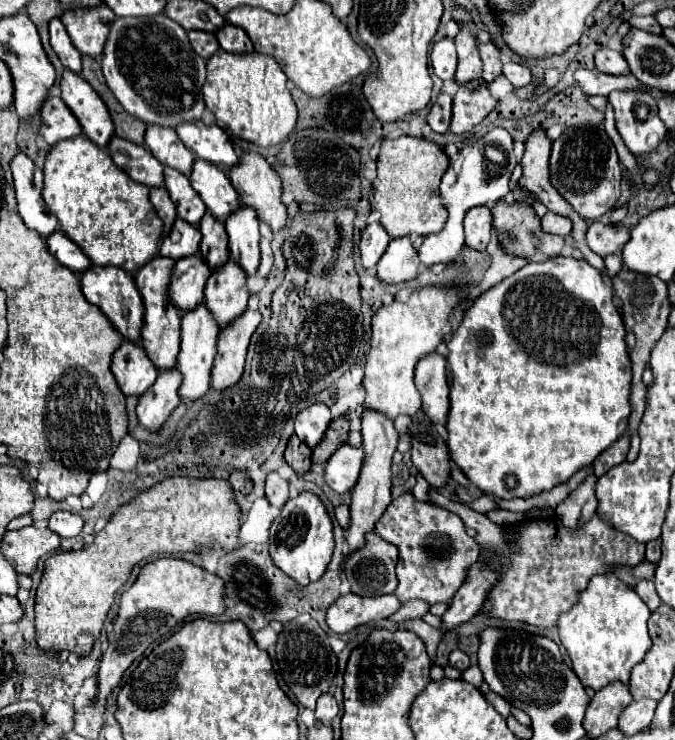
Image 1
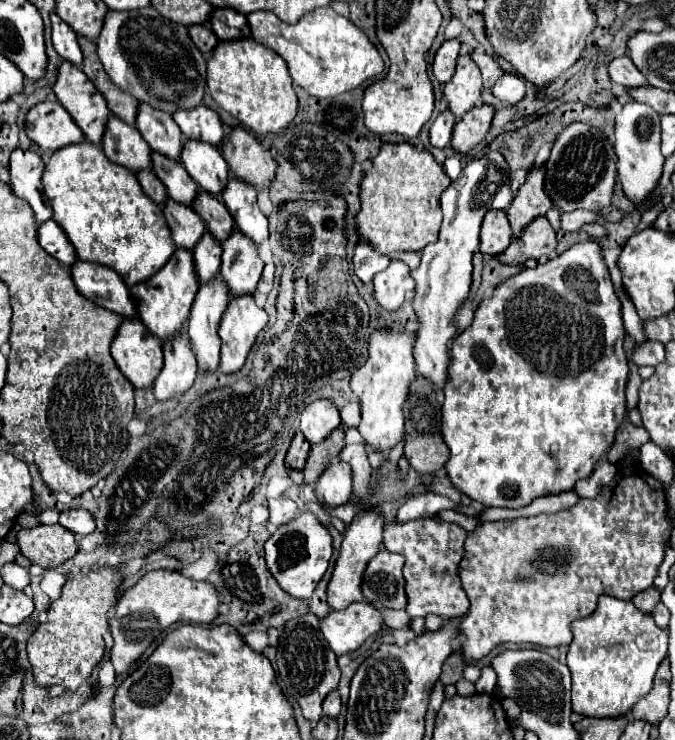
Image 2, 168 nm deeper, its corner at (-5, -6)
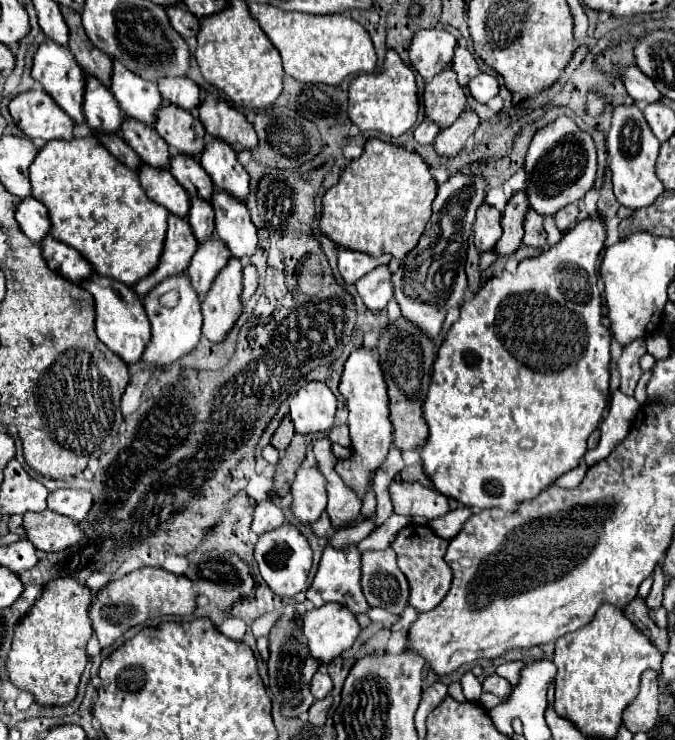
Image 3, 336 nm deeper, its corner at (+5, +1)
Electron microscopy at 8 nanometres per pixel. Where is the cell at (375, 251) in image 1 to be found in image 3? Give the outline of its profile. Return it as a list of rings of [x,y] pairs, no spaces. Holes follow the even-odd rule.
[[[342,248],[338,254],[338,272],[346,284],[354,284],[356,280],[360,280],[368,272],[372,272],[378,264],[384,264],[388,260],[390,260],[388,256],[372,258],[372,256],[366,256],[362,252],[350,252],[350,250]]]

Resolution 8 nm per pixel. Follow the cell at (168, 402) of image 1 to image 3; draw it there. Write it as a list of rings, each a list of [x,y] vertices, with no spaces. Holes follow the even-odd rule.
[[[180,272],[176,276],[170,276],[168,280],[162,280],[156,284],[146,296],[144,296],[144,308],[148,312],[148,318],[152,322],[152,336],[150,342],[144,348],[144,358],[152,364],[166,366],[176,360],[180,360],[186,352],[194,350],[198,340],[200,340],[200,328],[202,328],[202,312],[200,312],[200,296],[190,284],[188,272]],[[168,290],[180,290],[180,300],[174,306],[166,306],[160,302],[160,296],[166,294]]]

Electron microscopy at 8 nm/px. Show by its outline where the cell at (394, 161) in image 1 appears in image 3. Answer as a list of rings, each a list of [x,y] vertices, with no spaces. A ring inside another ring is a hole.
[[[368,138],[364,154],[352,160],[342,170],[338,182],[322,196],[318,230],[346,250],[364,252],[374,258],[390,254],[402,260],[418,244],[432,216],[434,198],[436,180],[420,154]]]

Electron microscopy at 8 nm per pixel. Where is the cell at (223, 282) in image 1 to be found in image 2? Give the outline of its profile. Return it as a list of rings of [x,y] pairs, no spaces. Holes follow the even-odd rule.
[[[236,229],[232,233],[232,239],[228,239],[222,249],[220,275],[228,287],[228,295],[236,299],[246,293],[254,293],[264,267],[262,259],[258,257],[258,249],[252,247],[244,235],[240,237]]]

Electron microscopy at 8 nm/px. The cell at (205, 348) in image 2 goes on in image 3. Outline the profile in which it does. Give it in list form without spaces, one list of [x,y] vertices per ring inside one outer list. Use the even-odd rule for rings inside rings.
[[[210,236],[198,244],[198,250],[190,260],[188,274],[200,298],[206,296],[216,274],[226,266],[228,260],[230,260],[230,250],[226,248],[226,242],[218,240],[216,236]]]

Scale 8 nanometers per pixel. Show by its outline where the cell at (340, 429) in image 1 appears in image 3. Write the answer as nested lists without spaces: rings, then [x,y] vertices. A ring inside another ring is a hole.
[[[296,434],[290,442],[290,448],[284,450],[284,456],[280,458],[280,462],[276,464],[276,474],[274,474],[274,494],[278,498],[286,496],[290,492],[290,484],[294,480],[294,474],[298,470],[298,466],[302,464],[304,456],[306,456],[306,446],[308,440],[302,434]]]

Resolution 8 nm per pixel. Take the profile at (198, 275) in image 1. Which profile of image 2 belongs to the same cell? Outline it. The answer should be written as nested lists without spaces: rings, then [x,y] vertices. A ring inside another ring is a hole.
[[[208,233],[204,235],[204,239],[200,239],[196,251],[192,251],[194,253],[194,271],[202,285],[216,277],[216,273],[220,269],[220,251],[222,251],[222,247],[216,247],[216,243],[212,243],[212,237]]]

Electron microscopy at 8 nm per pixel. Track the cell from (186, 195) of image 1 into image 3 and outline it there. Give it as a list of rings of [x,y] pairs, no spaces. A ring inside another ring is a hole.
[[[126,116],[122,122],[122,128],[120,128],[120,136],[132,146],[132,150],[146,164],[150,164],[154,168],[166,168],[166,164],[170,160],[168,144],[158,136],[158,132],[154,132],[152,126],[146,126],[146,124]]]

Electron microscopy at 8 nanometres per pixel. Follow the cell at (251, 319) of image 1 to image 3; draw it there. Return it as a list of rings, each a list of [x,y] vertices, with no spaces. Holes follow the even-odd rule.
[[[230,258],[226,268],[218,272],[212,282],[212,288],[206,292],[202,300],[202,334],[212,342],[224,340],[228,330],[238,320],[242,306],[240,306],[240,292],[242,292],[242,264],[238,258]]]

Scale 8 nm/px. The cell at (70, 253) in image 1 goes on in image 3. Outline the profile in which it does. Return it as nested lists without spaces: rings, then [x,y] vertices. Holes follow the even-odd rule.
[[[34,196],[22,198],[16,204],[16,220],[22,228],[22,232],[34,240],[40,242],[42,236],[46,236],[50,232],[50,220],[48,220],[48,210],[46,206],[36,200]]]

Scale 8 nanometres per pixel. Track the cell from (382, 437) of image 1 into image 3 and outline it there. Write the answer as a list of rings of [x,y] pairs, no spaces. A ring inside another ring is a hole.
[[[330,546],[324,548],[322,552],[322,560],[318,566],[318,572],[314,576],[312,586],[306,592],[306,598],[314,604],[314,606],[324,606],[328,602],[336,602],[346,606],[350,612],[360,614],[368,610],[368,602],[364,600],[362,588],[360,588],[360,552],[356,546],[344,548],[344,550],[334,550]]]

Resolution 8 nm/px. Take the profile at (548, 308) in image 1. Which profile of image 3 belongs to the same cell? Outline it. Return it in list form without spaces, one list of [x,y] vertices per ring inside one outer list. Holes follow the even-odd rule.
[[[588,216],[580,222],[576,222],[576,226],[572,230],[568,230],[562,240],[552,246],[548,252],[542,252],[540,256],[534,258],[526,258],[518,264],[516,272],[502,272],[500,276],[490,278],[472,300],[466,300],[460,308],[460,318],[452,324],[446,340],[442,342],[440,350],[438,350],[438,358],[434,362],[434,372],[432,372],[432,380],[428,386],[428,394],[426,400],[422,404],[422,414],[424,420],[430,428],[426,442],[416,448],[422,464],[424,464],[424,472],[428,474],[428,478],[432,480],[432,484],[436,486],[436,490],[448,498],[458,500],[460,504],[472,508],[502,508],[502,510],[516,510],[524,500],[532,500],[536,498],[544,488],[548,488],[550,484],[554,484],[562,474],[566,474],[568,470],[576,468],[586,452],[586,440],[588,436],[598,428],[598,424],[602,422],[602,414],[608,402],[608,380],[610,380],[610,330],[602,324],[602,298],[600,298],[600,290],[598,290],[598,254],[604,248],[604,240],[606,240],[606,228],[604,228],[604,218],[602,216]]]

